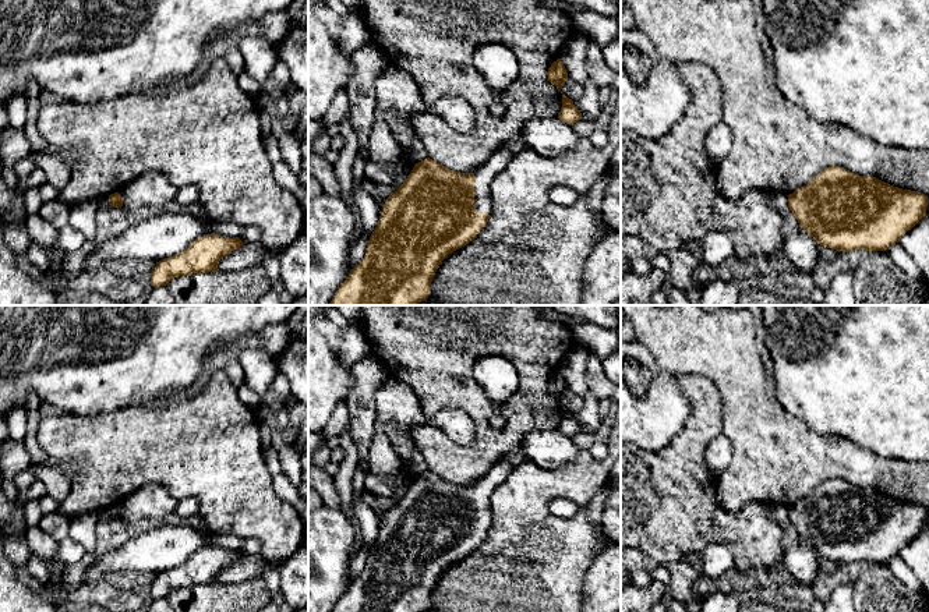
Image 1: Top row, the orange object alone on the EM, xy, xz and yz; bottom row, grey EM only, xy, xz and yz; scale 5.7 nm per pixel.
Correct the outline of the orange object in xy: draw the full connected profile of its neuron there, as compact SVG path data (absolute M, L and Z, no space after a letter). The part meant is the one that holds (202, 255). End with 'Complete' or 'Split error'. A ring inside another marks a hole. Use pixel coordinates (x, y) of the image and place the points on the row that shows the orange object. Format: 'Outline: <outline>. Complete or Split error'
Outline: M206 234L192 241L183 252L156 262L149 273L153 287L166 286L172 279L192 273L219 272L219 261L240 248L243 243L239 237L220 237Z. Complete

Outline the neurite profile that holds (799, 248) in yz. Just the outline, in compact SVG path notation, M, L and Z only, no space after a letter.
M792 233L784 240L781 251L802 275L812 276L820 261L820 251L816 245L816 240L808 233Z

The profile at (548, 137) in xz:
M558 117L531 118L524 123L519 137L523 139L526 149L545 158L554 158L573 149L582 138L573 131L572 125Z

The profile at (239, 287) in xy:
M262 265L229 273L206 272L179 276L167 284L173 305L258 305L272 282Z

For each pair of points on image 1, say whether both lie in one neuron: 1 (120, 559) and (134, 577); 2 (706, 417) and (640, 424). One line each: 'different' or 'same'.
1: different
2: different

